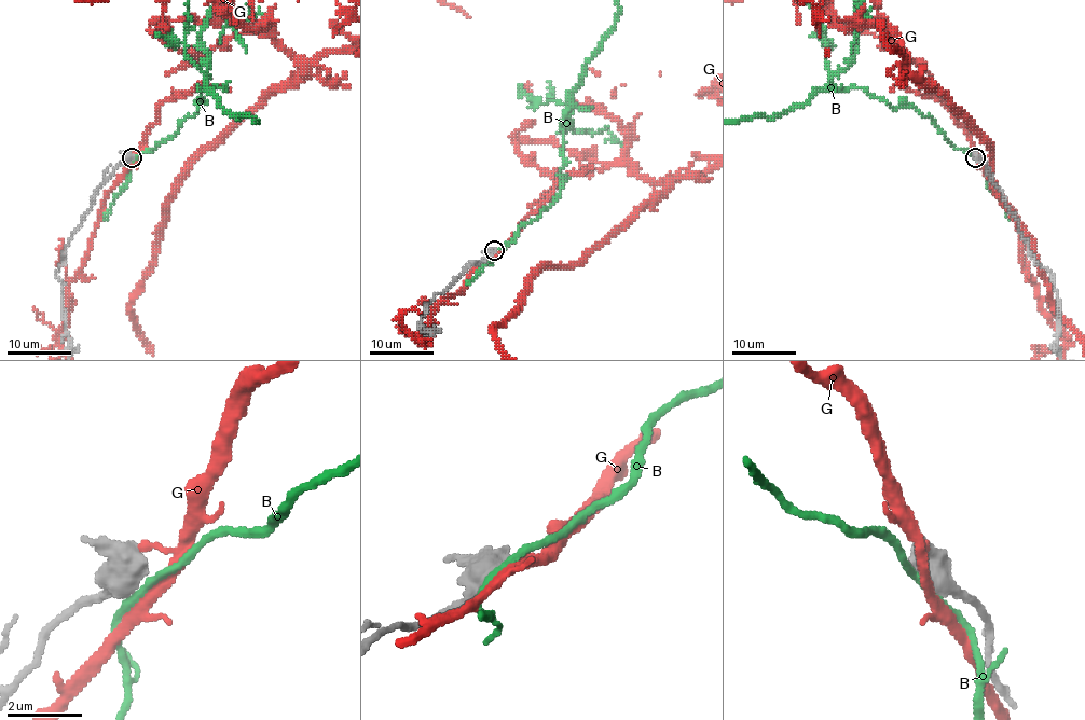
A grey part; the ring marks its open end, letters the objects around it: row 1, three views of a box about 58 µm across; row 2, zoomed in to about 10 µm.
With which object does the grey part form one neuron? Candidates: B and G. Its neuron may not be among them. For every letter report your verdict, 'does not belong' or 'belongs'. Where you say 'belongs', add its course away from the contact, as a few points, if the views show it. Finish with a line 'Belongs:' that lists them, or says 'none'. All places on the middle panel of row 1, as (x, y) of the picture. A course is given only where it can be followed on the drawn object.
B: does not belong
G: does not belong
Belongs: none

